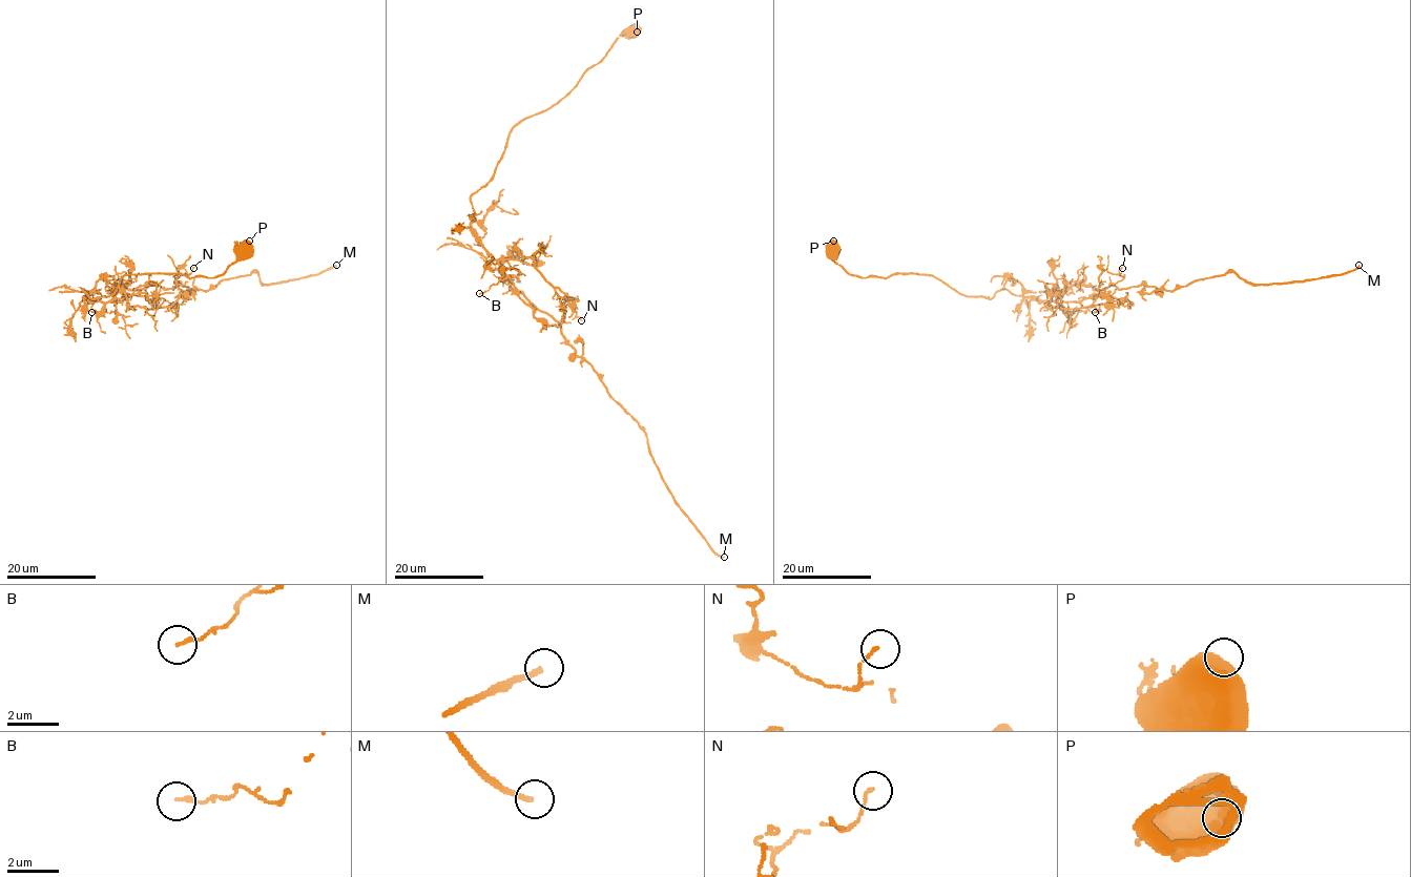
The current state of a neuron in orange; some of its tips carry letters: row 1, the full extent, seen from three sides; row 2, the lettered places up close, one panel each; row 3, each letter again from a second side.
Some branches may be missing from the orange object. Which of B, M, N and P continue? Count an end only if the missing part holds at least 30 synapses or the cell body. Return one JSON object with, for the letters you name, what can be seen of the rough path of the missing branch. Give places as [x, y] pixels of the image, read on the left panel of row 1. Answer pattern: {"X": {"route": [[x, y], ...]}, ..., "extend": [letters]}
{"extend": ["M"]}

